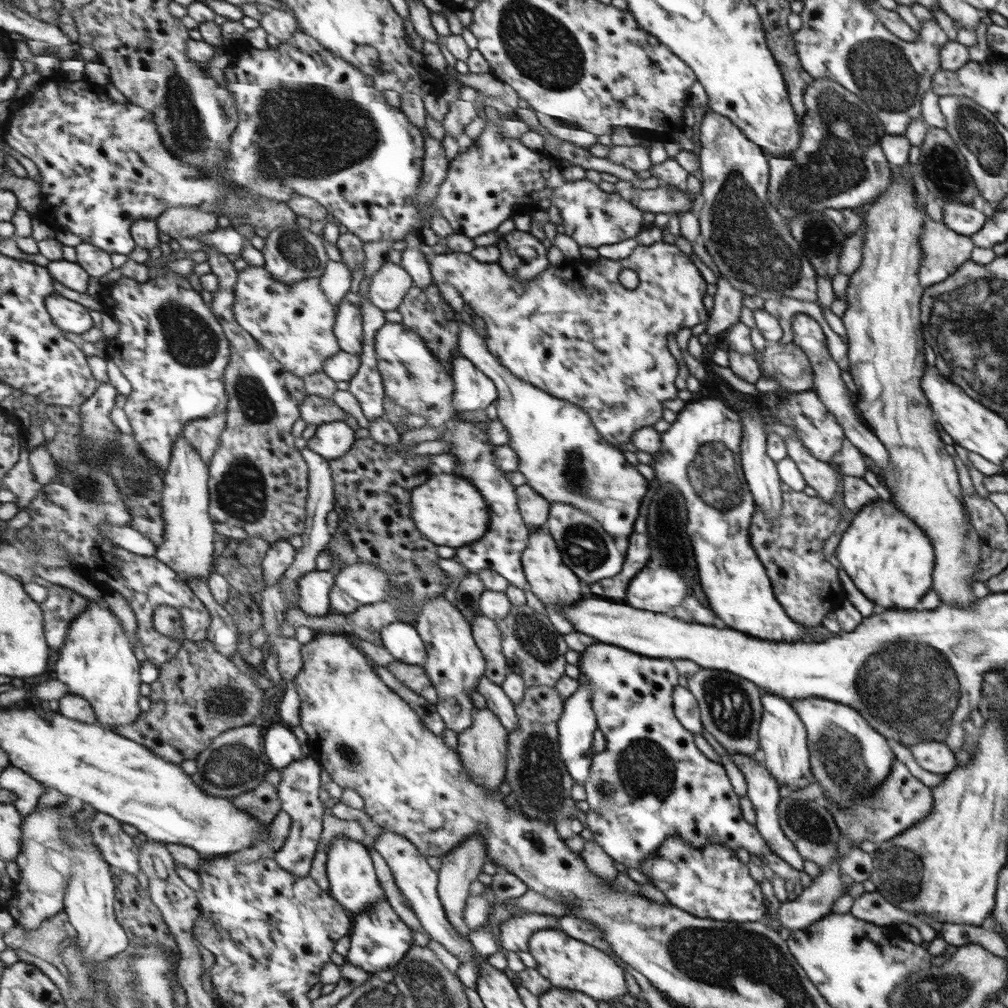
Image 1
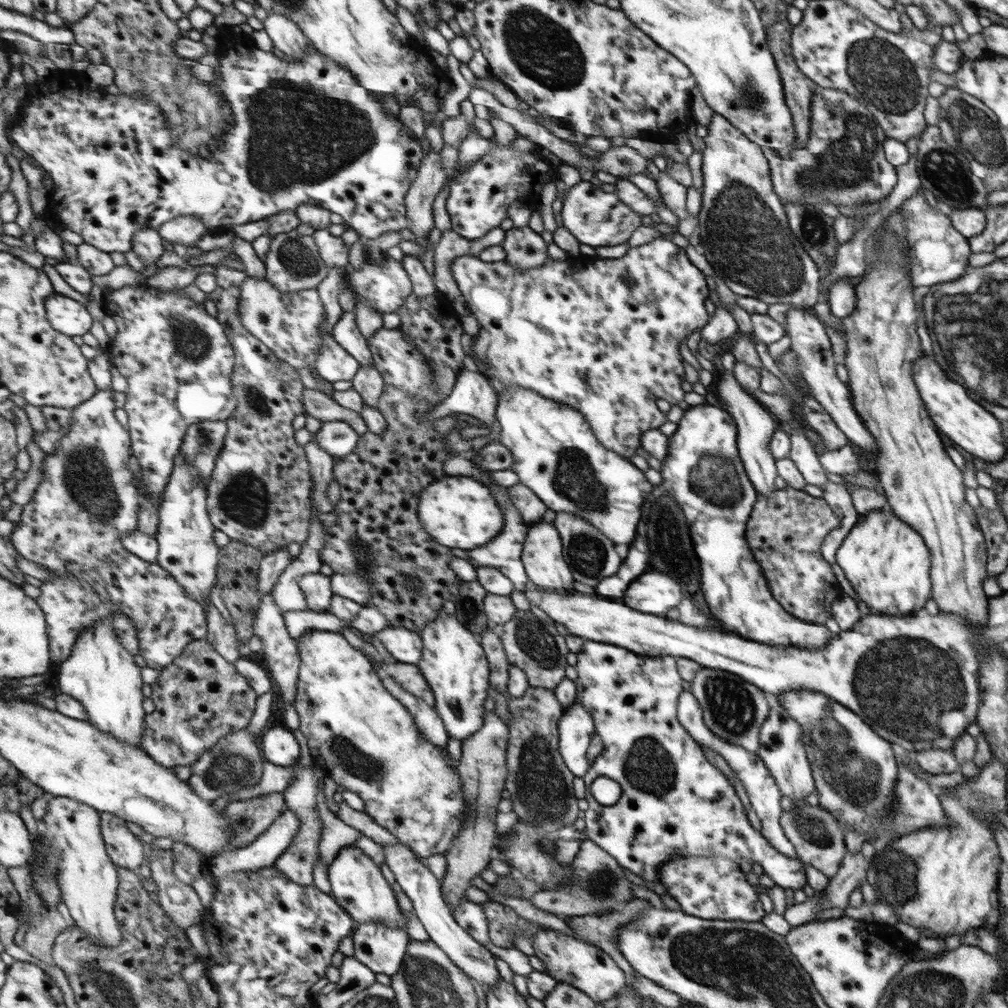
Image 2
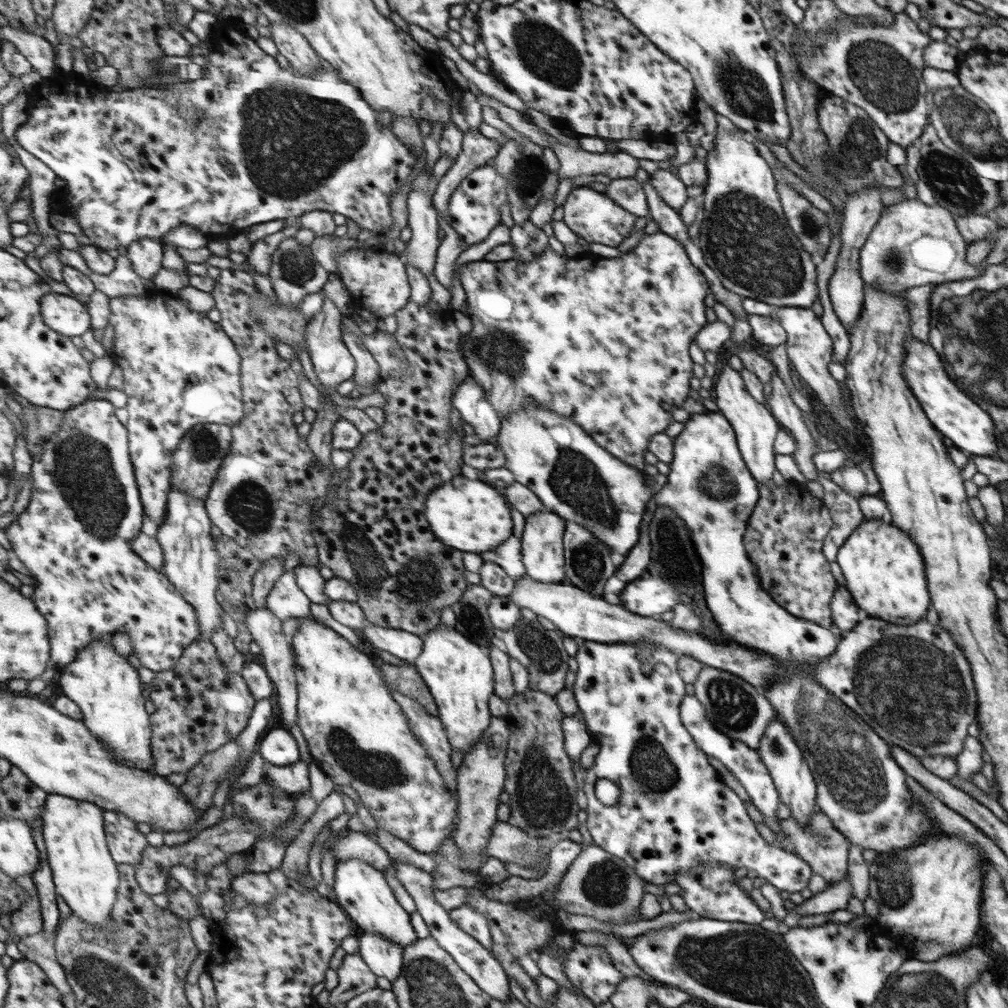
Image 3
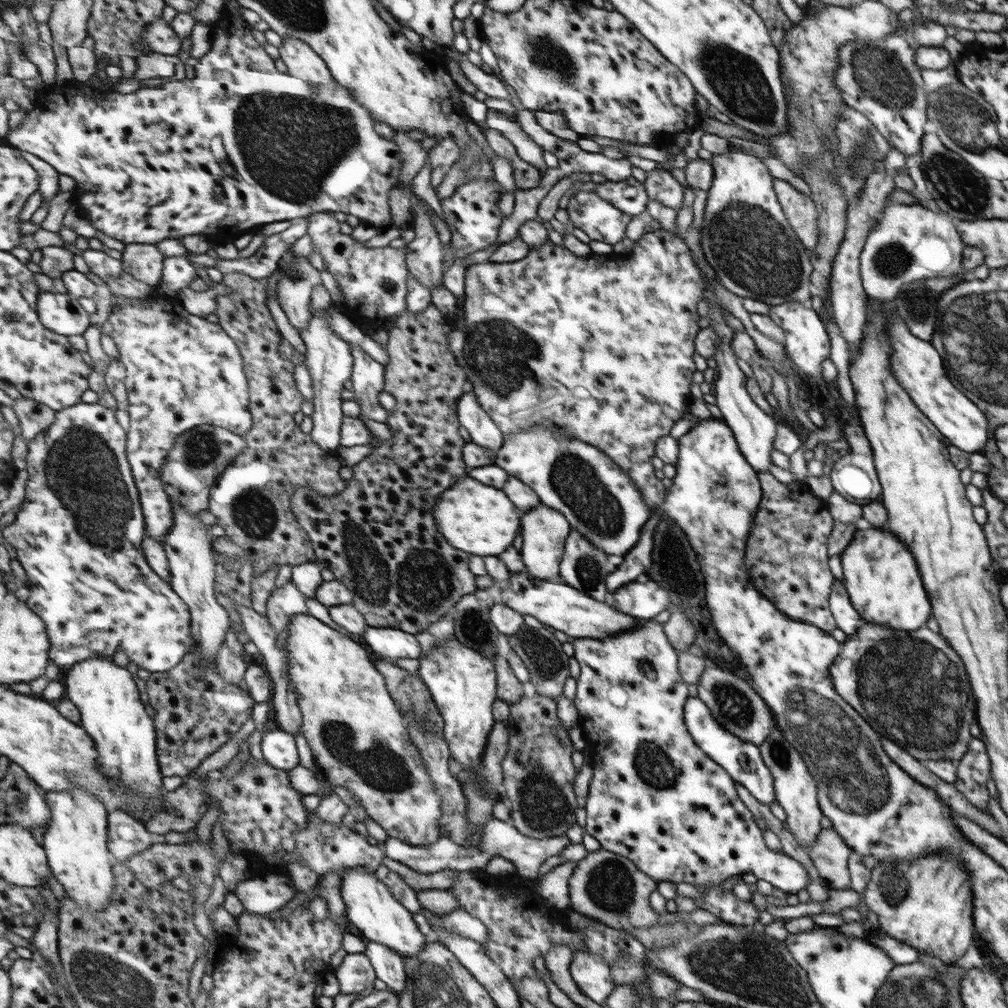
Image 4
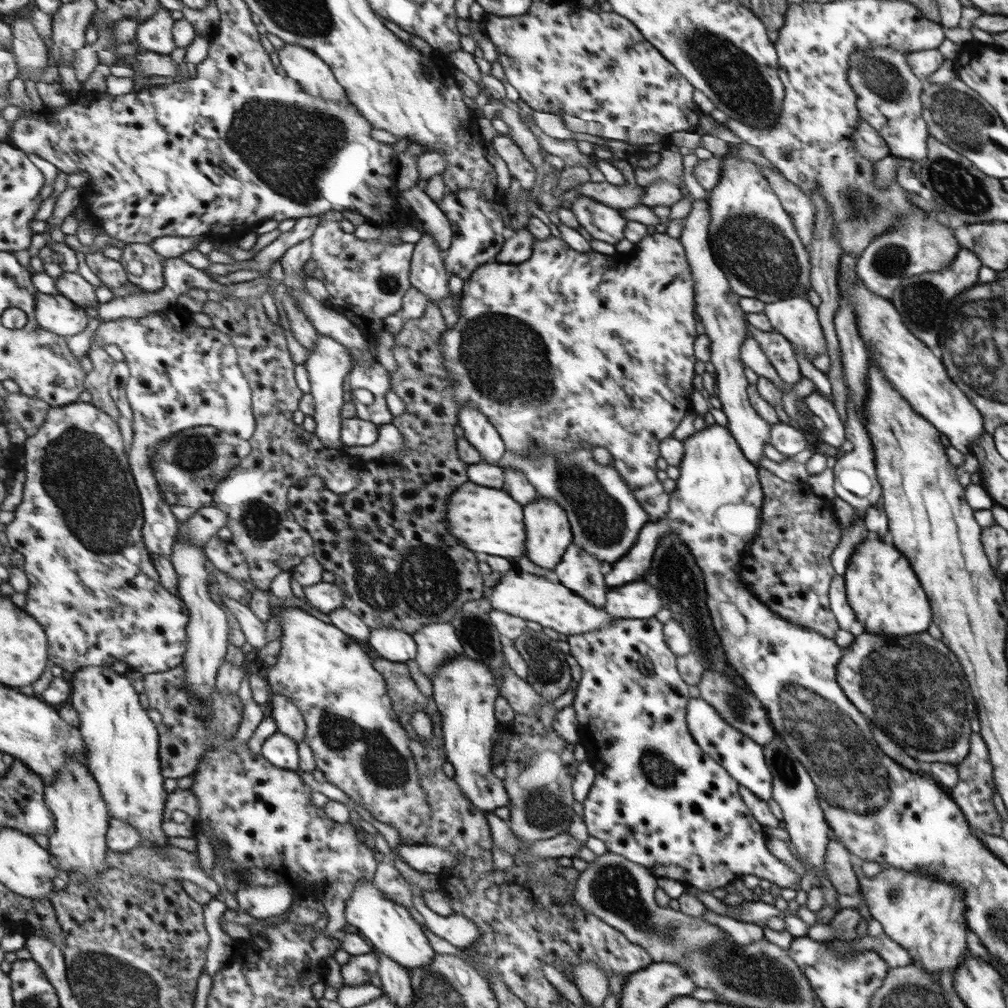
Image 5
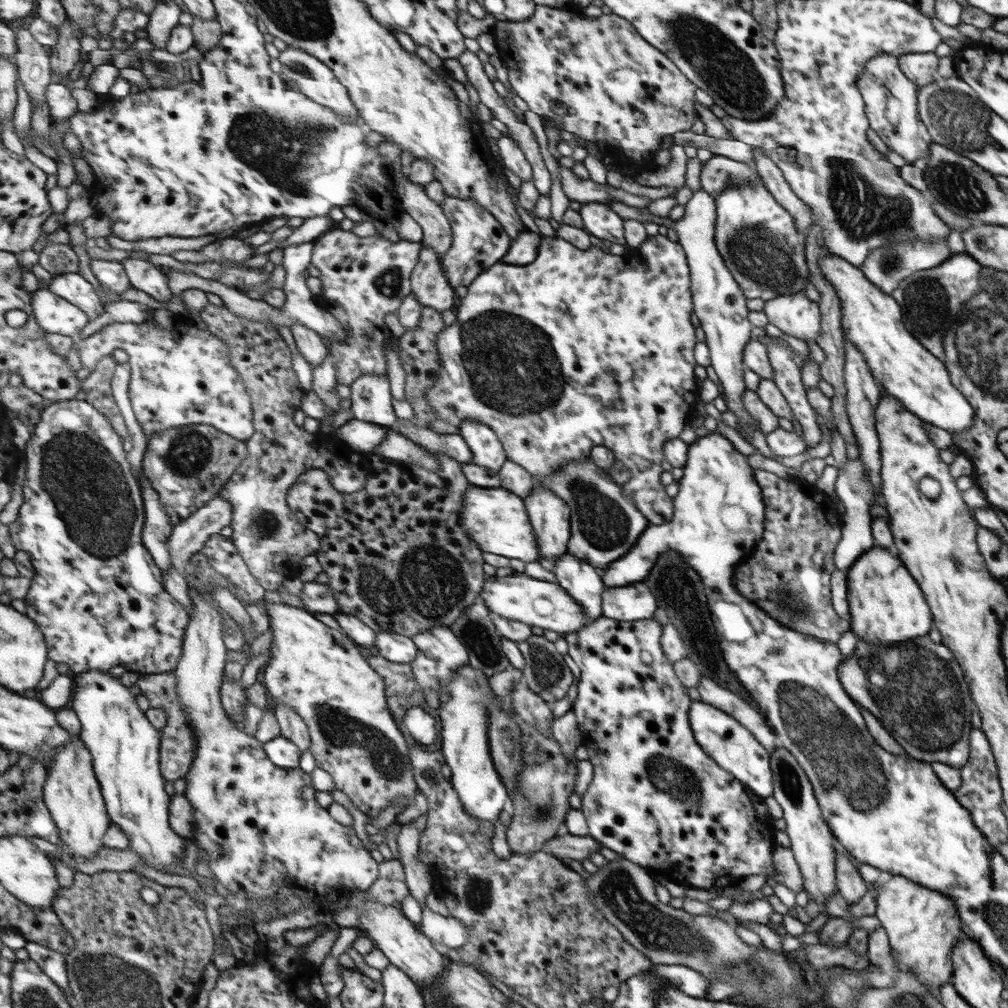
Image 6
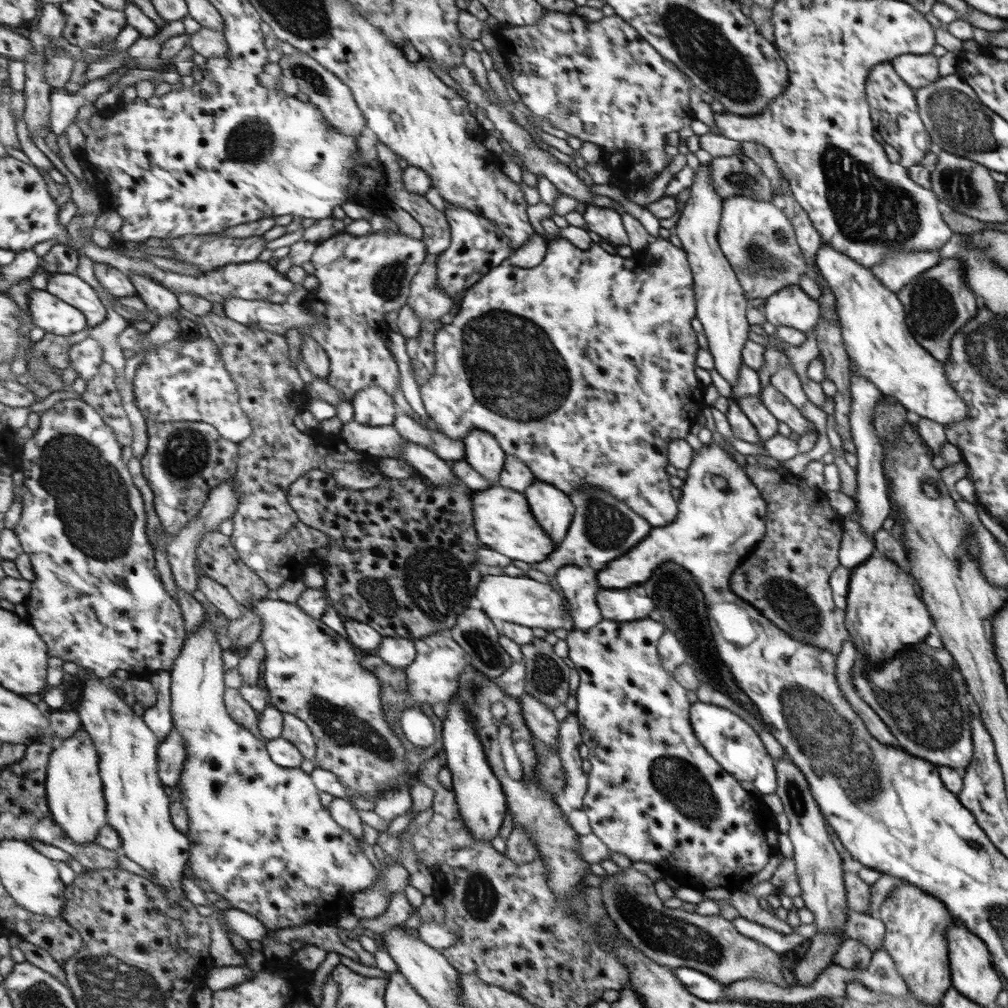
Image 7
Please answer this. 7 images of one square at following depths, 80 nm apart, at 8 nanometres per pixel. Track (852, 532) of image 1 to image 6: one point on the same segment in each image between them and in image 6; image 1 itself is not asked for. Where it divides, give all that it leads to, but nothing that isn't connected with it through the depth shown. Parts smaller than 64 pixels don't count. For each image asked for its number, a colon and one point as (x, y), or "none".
2: (887, 564)
3: (884, 571)
4: (882, 582)
5: (883, 591)
6: (885, 604)

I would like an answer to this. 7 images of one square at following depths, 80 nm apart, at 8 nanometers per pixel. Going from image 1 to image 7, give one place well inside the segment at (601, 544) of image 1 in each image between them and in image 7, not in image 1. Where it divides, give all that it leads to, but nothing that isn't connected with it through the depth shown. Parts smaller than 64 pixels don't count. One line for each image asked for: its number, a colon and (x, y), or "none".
2: (590, 558)
3: (587, 565)
4: (582, 566)
5: (580, 572)
6: (581, 581)
7: (578, 587)

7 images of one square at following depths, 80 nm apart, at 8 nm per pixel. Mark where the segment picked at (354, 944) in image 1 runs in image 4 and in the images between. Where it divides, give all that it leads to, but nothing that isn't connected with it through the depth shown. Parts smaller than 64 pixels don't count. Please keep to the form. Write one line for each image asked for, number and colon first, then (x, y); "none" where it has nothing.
2: (382, 948)
3: (385, 957)
4: (390, 967)

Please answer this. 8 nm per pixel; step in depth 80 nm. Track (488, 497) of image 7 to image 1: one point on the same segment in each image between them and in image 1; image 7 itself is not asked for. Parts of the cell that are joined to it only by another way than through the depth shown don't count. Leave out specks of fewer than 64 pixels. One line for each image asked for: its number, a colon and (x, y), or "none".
1: (450, 511)
2: (460, 512)
3: (469, 515)
4: (479, 519)
5: (489, 521)
6: (496, 518)

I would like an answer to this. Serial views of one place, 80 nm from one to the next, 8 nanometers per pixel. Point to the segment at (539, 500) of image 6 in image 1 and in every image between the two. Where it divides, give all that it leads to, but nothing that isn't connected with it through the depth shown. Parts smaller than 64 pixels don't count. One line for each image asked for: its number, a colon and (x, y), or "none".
1: (555, 585)
2: (542, 557)
3: (542, 549)
4: (544, 530)
5: (548, 532)

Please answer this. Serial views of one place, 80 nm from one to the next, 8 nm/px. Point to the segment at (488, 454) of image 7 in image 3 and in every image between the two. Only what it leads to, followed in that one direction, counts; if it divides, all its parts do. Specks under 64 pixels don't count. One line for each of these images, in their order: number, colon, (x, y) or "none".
3: (475, 408)
4: (480, 425)
5: (478, 430)
6: (489, 452)

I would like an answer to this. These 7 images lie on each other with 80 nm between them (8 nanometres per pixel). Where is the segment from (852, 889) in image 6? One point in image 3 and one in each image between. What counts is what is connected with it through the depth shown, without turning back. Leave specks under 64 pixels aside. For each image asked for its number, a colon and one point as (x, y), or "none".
3: (824, 848)
4: (828, 853)
5: (839, 871)

